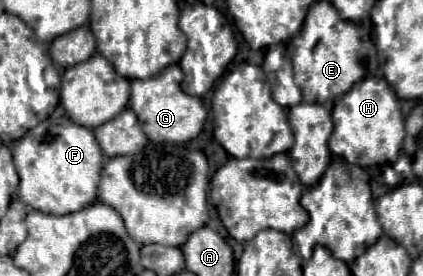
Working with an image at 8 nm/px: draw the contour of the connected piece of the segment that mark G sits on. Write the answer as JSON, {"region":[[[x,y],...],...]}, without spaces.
{"region":[[[169,65],[157,77],[131,81],[129,105],[137,113],[143,133],[153,143],[187,143],[187,141],[195,139],[203,129],[203,123],[207,119],[207,111],[205,111],[199,97],[191,97],[181,91],[181,85],[179,85],[181,79],[183,79],[181,67]]]}

